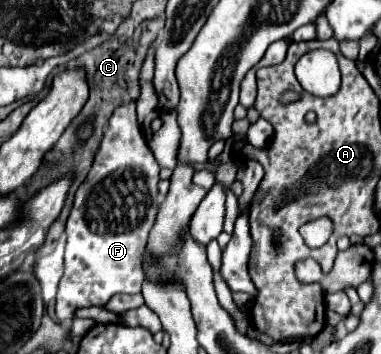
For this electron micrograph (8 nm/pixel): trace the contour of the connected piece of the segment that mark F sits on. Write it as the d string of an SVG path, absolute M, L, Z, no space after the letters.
M126 103L114 111L86 181L78 187L66 233L64 275L56 295L56 317L72 321L74 311L106 305L118 293L140 293L144 281L142 255L158 213L160 167L142 137L136 105Z

